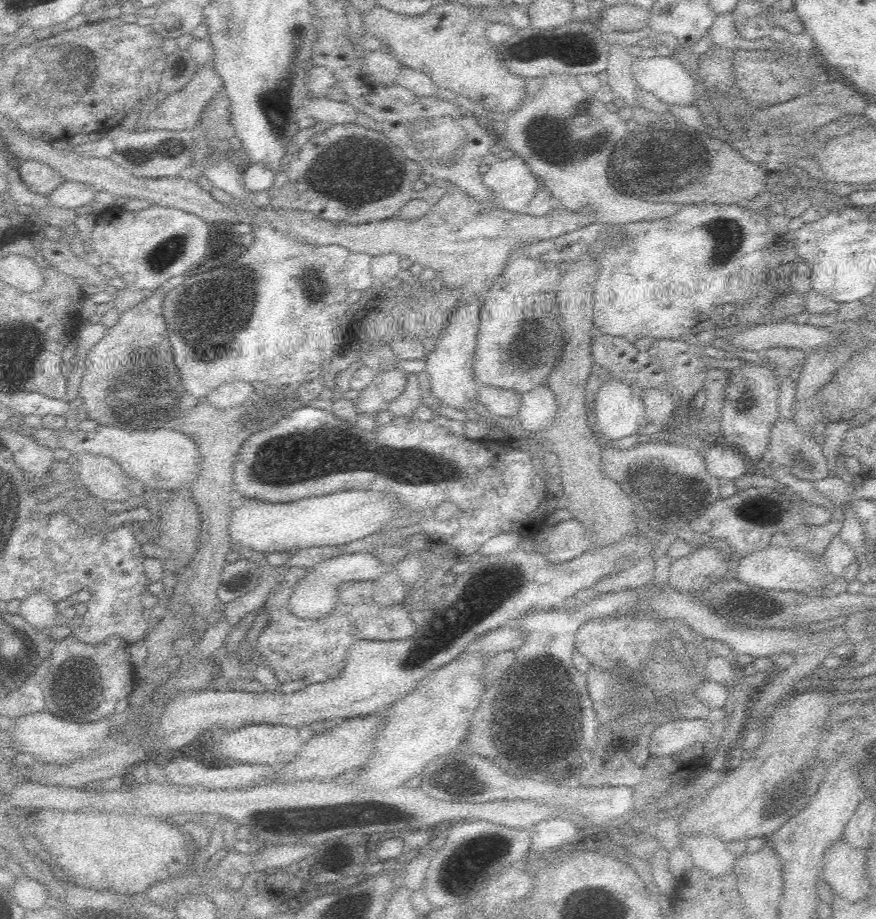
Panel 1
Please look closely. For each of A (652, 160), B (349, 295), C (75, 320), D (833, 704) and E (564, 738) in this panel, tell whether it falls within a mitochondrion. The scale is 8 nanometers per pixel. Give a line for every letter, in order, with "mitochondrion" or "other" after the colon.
A: mitochondrion
B: other
C: other
D: other
E: mitochondrion

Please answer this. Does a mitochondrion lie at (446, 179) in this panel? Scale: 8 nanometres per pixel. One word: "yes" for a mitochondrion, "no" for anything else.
no

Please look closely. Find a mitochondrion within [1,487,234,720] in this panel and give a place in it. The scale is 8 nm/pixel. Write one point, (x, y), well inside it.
(74, 690)

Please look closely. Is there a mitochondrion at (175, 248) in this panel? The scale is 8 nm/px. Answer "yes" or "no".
yes

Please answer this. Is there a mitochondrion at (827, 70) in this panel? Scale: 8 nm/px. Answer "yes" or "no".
no

